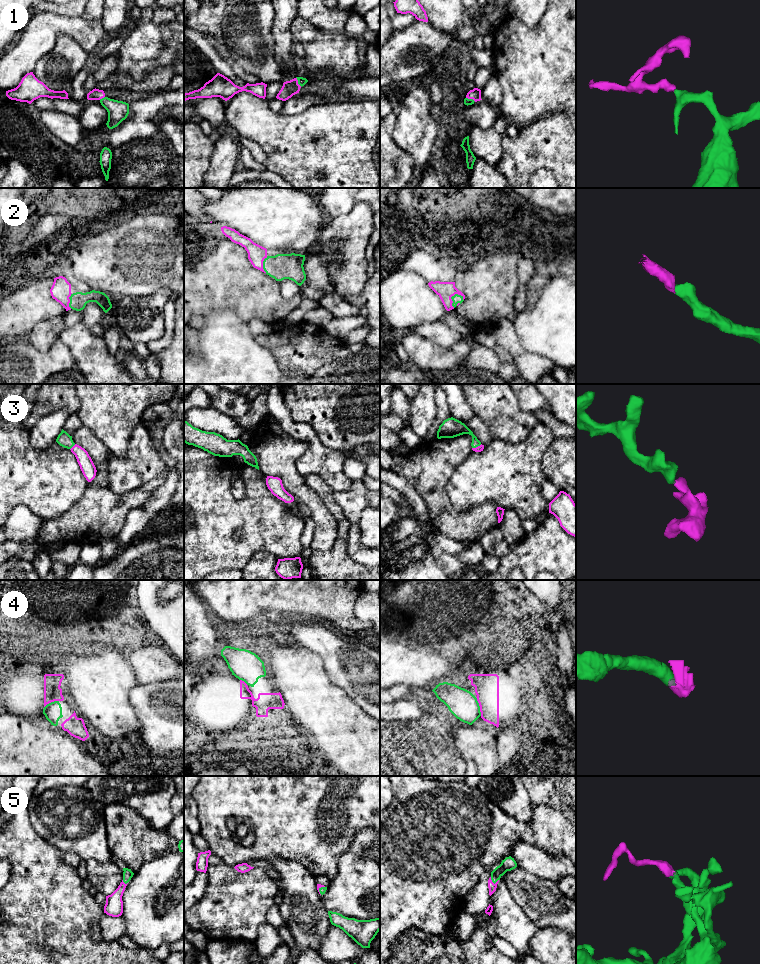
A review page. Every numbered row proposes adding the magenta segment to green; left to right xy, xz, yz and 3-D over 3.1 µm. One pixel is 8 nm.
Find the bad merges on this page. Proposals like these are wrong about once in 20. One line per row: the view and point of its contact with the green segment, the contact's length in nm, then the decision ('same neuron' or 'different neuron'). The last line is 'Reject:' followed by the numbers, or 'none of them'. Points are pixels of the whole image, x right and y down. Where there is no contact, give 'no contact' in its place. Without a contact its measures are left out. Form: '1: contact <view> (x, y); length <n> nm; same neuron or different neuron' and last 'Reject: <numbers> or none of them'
1: contact xz (298, 82); length 90 nm; same neuron
2: contact yz (451, 297); length 130 nm; same neuron
3: contact xy (72, 446); length 60 nm; same neuron
4: contact yz (479, 706); length 160 nm; same neuron
5: contact yz (493, 882); length 80 nm; same neuron
Reject: none of them

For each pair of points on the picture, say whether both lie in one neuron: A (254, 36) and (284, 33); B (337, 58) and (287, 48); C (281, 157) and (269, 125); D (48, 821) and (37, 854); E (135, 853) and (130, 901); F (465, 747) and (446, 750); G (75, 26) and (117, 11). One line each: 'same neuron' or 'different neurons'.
A: different neurons
B: different neurons
C: same neuron
D: different neurons
E: different neurons
F: different neurons
G: different neurons

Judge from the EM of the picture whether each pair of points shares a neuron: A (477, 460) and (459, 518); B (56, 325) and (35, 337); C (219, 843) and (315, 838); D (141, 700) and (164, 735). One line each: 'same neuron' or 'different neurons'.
A: different neurons
B: same neuron
C: same neuron
D: same neuron

